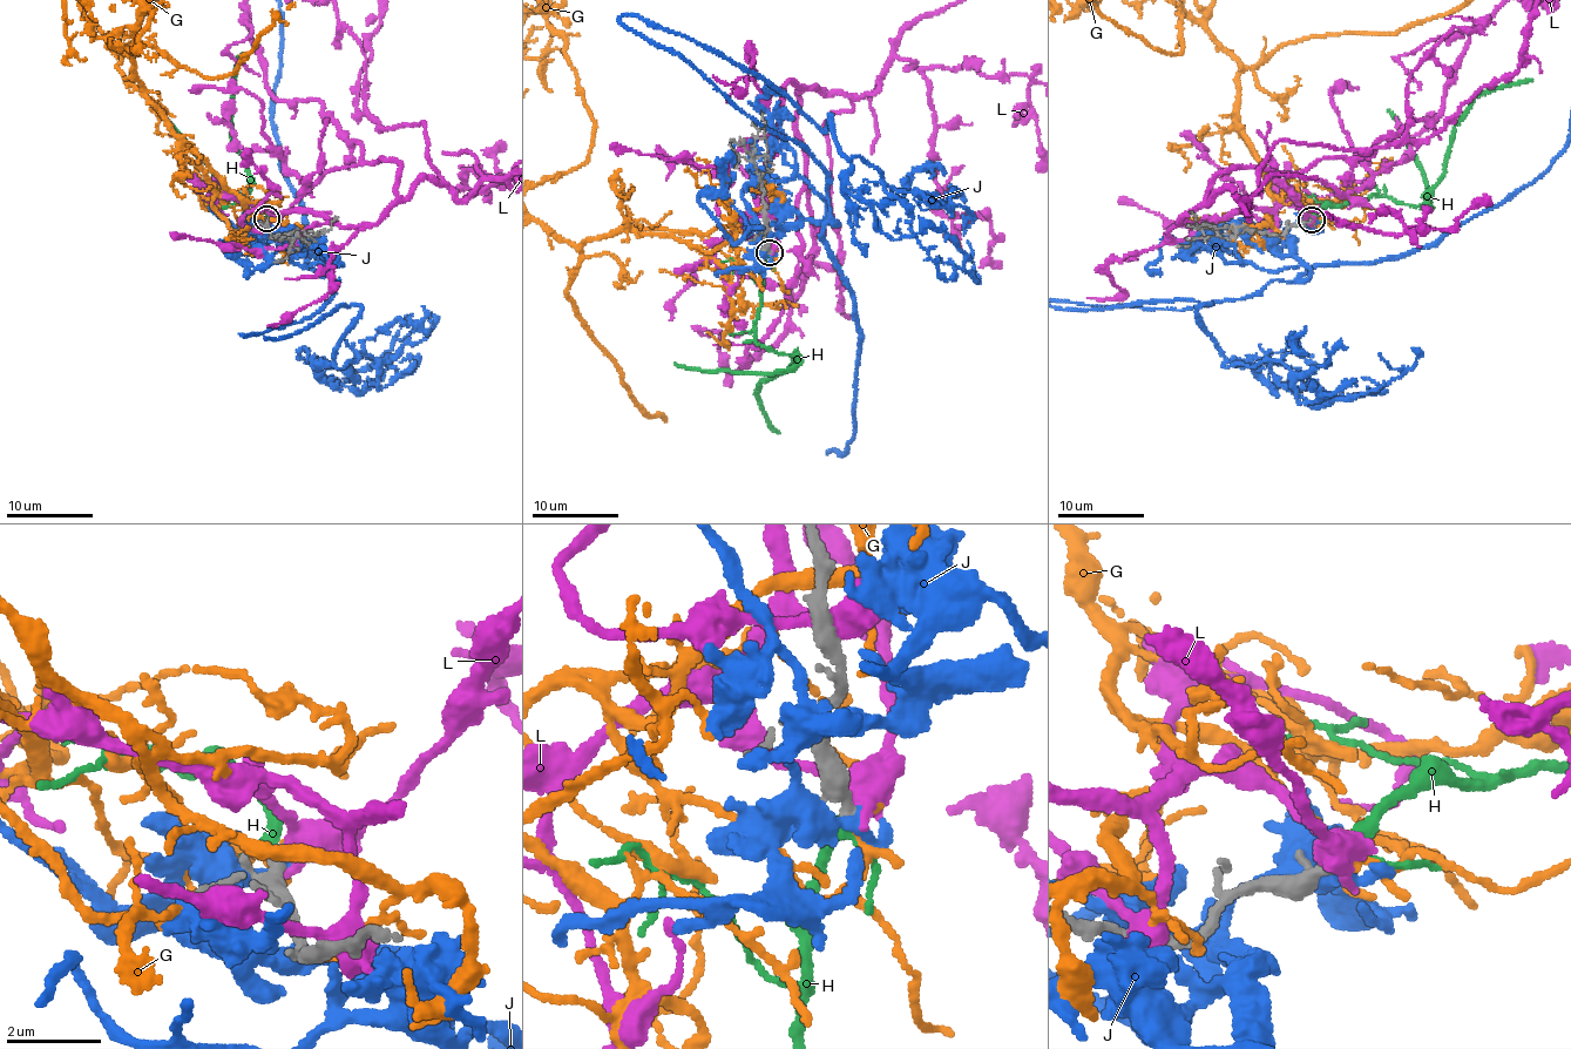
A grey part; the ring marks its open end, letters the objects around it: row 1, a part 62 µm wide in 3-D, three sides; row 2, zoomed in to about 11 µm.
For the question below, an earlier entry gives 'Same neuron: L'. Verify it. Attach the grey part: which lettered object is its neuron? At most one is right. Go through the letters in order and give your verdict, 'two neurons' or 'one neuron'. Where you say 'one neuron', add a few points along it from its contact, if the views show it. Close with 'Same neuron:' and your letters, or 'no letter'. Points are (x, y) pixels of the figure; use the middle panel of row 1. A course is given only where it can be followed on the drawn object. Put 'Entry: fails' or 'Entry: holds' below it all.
G: two neurons
H: one neuron; it runs (769, 254), (763, 263), (756, 340), (797, 357), (785, 371), (759, 379), (756, 388), (762, 413), (778, 432)
J: two neurons
L: two neurons
Same neuron: H
Entry: fails

